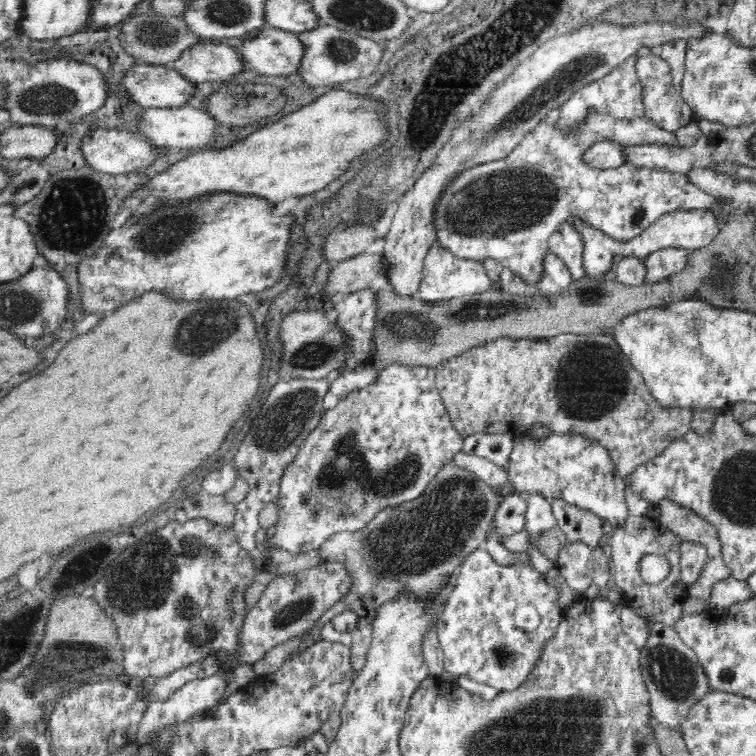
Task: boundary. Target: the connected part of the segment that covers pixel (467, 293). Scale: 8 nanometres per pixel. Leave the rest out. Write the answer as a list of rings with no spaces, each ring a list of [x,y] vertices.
[[[436,243],[428,251],[423,268],[419,297],[426,303],[445,304],[454,299],[478,297],[492,292],[493,283],[483,264],[474,261],[462,261],[450,255],[450,252],[442,251]]]

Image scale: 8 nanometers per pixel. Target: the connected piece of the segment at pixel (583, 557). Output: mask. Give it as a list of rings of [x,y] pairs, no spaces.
[[[566,542],[557,554],[555,566],[570,588],[583,593],[593,580],[593,550],[581,542]]]

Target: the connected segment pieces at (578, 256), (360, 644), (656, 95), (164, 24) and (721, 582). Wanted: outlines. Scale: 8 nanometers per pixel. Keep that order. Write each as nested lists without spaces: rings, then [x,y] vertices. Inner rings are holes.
[[[573,223],[560,224],[548,240],[549,249],[566,260],[574,280],[587,275],[585,266],[585,241],[581,231]]]
[[[446,462],[446,464],[439,468],[439,471],[427,484],[427,488],[423,490],[422,494],[411,501],[407,501],[406,505],[400,504],[399,506],[385,506],[382,510],[380,510],[380,512],[377,512],[371,518],[372,520],[370,520],[370,522],[366,523],[365,526],[362,526],[362,528],[355,531],[338,531],[336,533],[329,534],[324,538],[324,541],[318,548],[319,562],[321,564],[332,564],[332,562],[333,564],[341,564],[347,574],[347,578],[349,579],[349,587],[347,588],[347,591],[342,595],[342,598],[336,604],[333,604],[326,611],[326,616],[336,616],[337,614],[342,614],[342,612],[352,612],[352,614],[358,616],[356,626],[350,632],[352,665],[356,668],[356,672],[358,672],[366,662],[373,637],[372,624],[374,624],[374,620],[376,620],[376,616],[378,616],[378,612],[382,609],[382,606],[386,606],[388,602],[396,602],[396,600],[402,600],[402,598],[405,598],[405,600],[409,600],[409,602],[415,602],[416,605],[420,605],[420,607],[422,607],[422,611],[428,611],[428,613],[430,611],[434,611],[434,613],[437,613],[437,609],[439,609],[439,605],[441,605],[441,601],[443,601],[445,593],[447,593],[452,586],[455,575],[460,570],[464,560],[466,560],[466,558],[468,558],[468,556],[470,556],[470,554],[472,554],[475,550],[485,548],[486,544],[490,542],[492,534],[496,532],[496,526],[493,525],[496,525],[496,514],[498,513],[500,504],[502,504],[502,500],[504,500],[504,498],[504,492],[494,493],[492,490],[489,490],[483,482],[477,480],[474,473],[470,473],[465,469],[464,464],[456,465],[454,462]]]
[[[652,51],[639,54],[634,65],[643,88],[642,101],[646,117],[650,117],[658,126],[672,132],[694,122],[691,106],[684,102],[679,92],[676,92],[668,61],[661,58],[658,52]]]
[[[126,16],[122,20],[122,26],[117,34],[120,48],[135,62],[147,63],[148,65],[161,65],[178,60],[180,53],[190,46],[198,43],[196,36],[180,18],[145,18],[144,16]]]
[[[732,575],[716,579],[709,586],[708,609],[725,609],[734,603],[747,599],[751,594],[748,582]]]

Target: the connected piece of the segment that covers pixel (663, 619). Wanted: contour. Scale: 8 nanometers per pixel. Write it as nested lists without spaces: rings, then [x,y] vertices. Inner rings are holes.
[[[628,515],[625,519],[618,527],[612,527],[608,538],[607,550],[611,557],[614,584],[624,592],[624,604],[634,607],[648,621],[673,625],[682,616],[682,603],[688,599],[687,585],[682,582],[680,568],[680,547],[683,540],[648,515]],[[653,553],[666,557],[670,570],[660,582],[649,585],[639,578],[637,562],[643,554]]]

